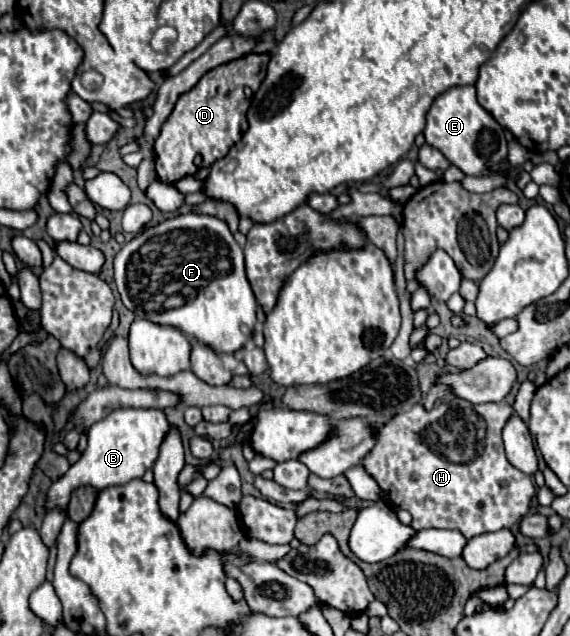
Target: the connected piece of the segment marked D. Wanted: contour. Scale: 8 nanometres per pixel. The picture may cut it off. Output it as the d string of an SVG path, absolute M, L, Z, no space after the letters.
M246 55L230 61L208 71L188 93L178 99L154 141L154 171L158 181L174 185L186 175L196 175L198 169L210 167L214 161L222 159L236 141L240 141L248 129L246 111L250 99L246 93L254 93L260 87L266 65L268 55Z

